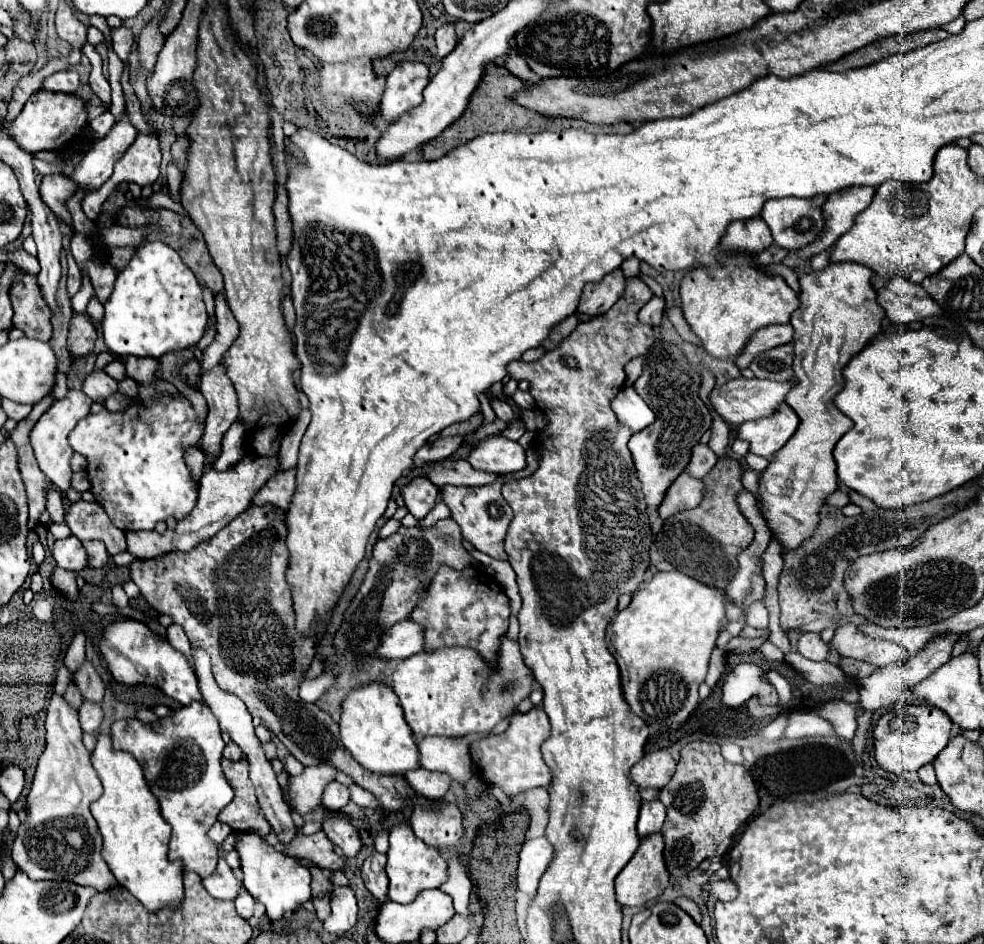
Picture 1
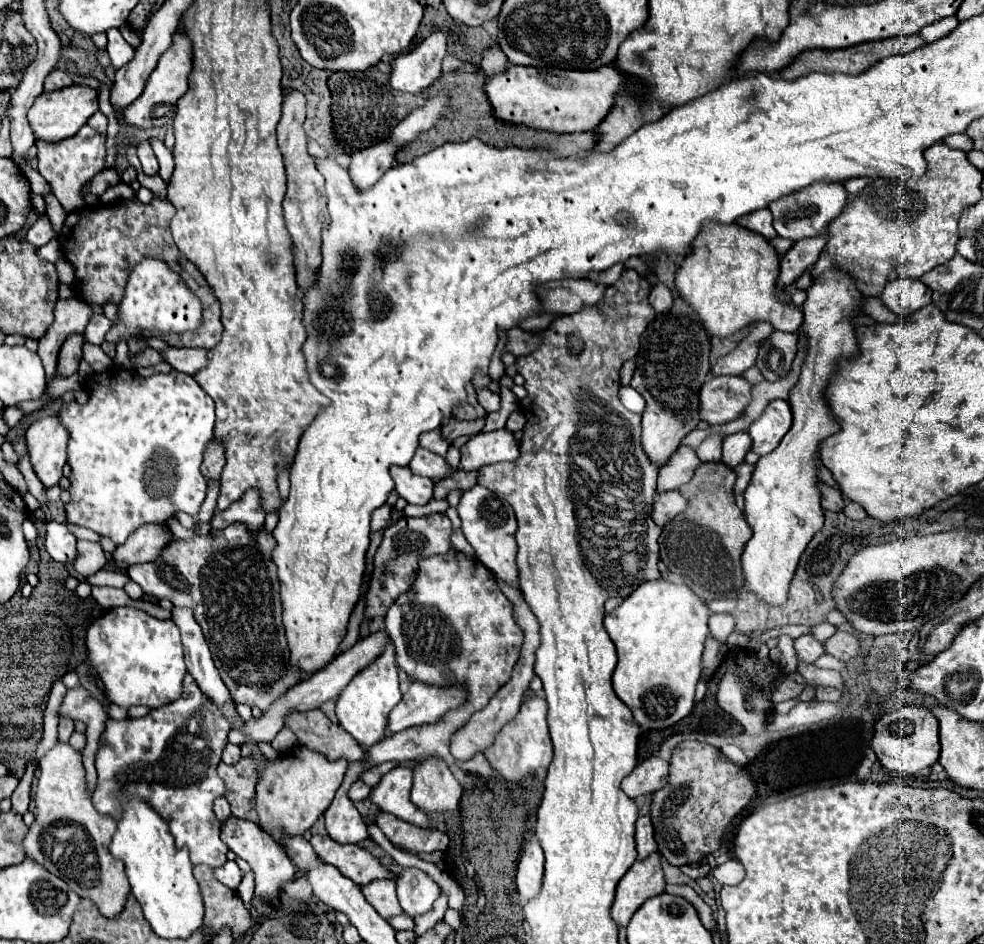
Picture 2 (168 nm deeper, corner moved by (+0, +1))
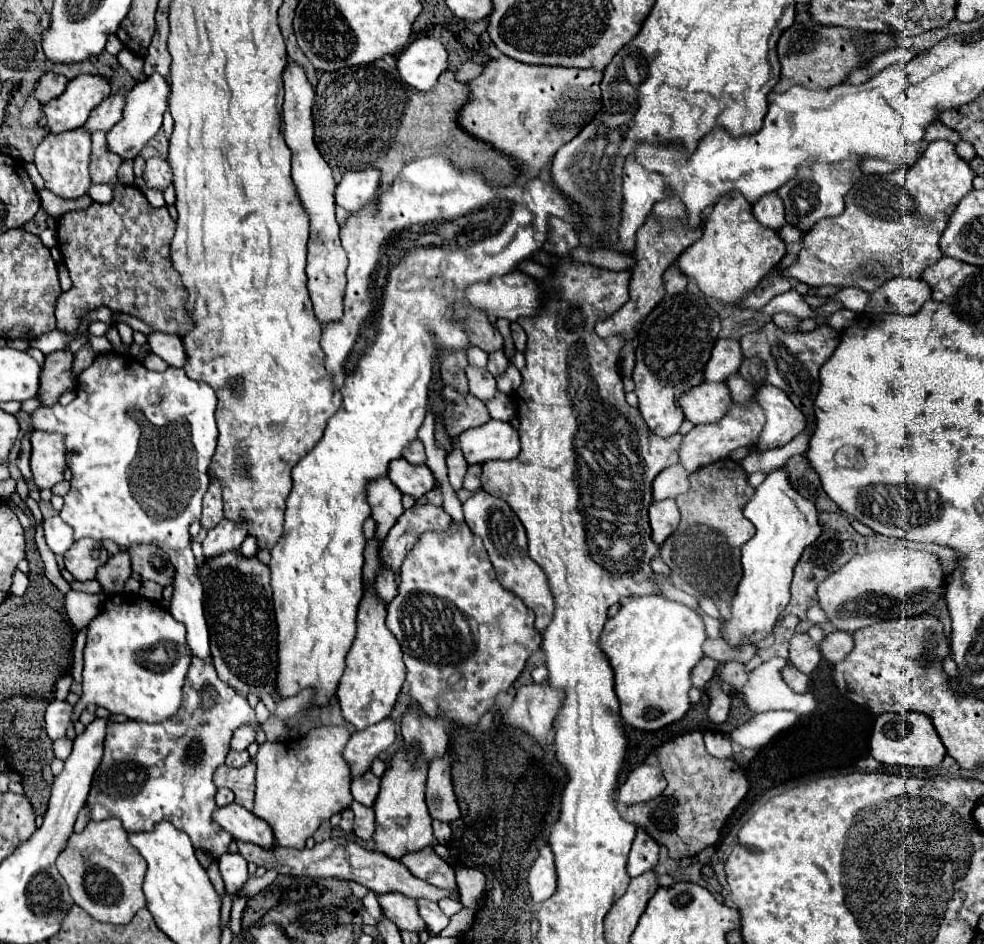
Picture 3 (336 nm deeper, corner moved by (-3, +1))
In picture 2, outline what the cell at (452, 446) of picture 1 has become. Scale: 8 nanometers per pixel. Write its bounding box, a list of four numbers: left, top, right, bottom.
[442,417,486,443]

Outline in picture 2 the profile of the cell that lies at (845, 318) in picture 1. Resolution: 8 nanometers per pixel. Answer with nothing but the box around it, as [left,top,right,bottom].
[742,271,862,605]

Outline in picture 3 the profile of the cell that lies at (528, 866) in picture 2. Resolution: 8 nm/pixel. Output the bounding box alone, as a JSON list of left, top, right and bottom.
[527,845,557,903]

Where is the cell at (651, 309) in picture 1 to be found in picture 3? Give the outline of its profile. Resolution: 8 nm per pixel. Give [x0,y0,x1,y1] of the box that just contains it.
[663,265,687,295]

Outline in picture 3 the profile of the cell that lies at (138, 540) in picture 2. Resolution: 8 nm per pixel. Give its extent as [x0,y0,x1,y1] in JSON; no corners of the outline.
[97,551,131,593]

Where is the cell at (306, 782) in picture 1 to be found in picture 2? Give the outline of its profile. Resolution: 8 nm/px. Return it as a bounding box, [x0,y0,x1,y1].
[256,747,346,841]

